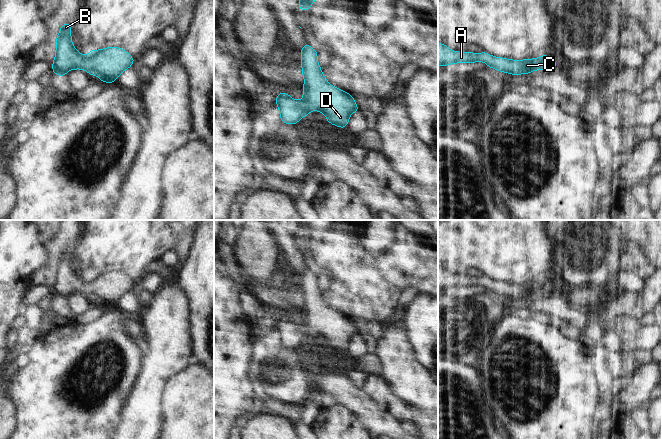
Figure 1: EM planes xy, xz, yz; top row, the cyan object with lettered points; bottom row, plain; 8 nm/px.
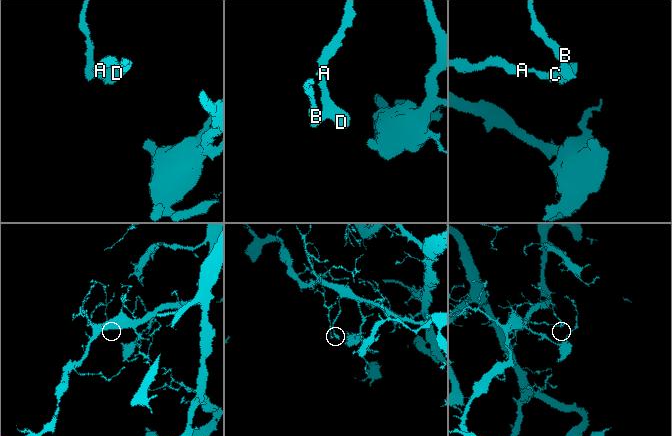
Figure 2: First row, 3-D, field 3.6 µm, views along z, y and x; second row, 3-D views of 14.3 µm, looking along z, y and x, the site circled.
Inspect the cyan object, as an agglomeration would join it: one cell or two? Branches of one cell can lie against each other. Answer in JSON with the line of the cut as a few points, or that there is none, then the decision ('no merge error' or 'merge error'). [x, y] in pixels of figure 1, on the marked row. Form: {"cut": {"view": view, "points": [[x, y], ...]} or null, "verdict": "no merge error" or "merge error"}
{"cut": null, "verdict": "no merge error"}

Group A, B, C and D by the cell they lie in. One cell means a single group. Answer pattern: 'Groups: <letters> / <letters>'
Groups: A B C D

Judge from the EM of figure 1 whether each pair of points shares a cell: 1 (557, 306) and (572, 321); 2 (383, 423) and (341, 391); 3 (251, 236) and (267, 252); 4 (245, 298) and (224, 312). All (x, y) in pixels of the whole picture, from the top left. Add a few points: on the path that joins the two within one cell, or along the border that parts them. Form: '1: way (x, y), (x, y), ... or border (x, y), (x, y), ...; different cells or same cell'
1: way (561, 310), (568, 317); same cell
2: way (373, 417), (351, 397); same cell
3: way (255, 240), (263, 248); same cell
4: border (239, 292), (240, 309), (249, 318); different cells

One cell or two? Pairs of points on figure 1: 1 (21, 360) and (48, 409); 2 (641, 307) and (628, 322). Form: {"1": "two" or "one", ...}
{"1": "two", "2": "two"}

